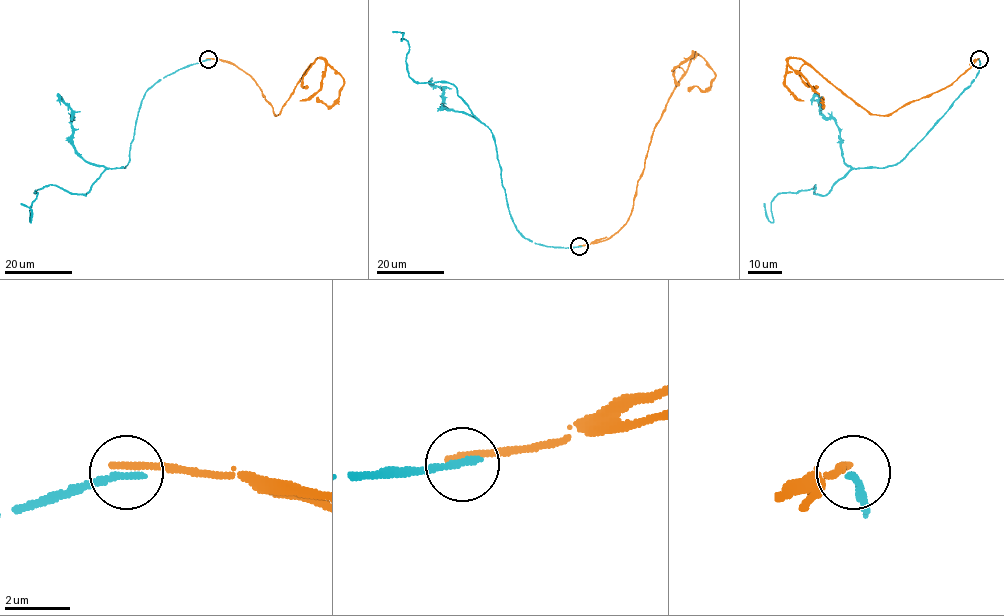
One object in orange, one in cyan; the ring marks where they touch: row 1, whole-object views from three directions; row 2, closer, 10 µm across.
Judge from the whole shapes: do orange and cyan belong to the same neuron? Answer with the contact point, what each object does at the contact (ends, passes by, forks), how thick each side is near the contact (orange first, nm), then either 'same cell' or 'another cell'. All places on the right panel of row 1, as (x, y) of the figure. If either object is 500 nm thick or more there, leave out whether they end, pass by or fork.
place (979, 59); orange ends; cyan ends; calibres 240 and 240 nm; another cell

